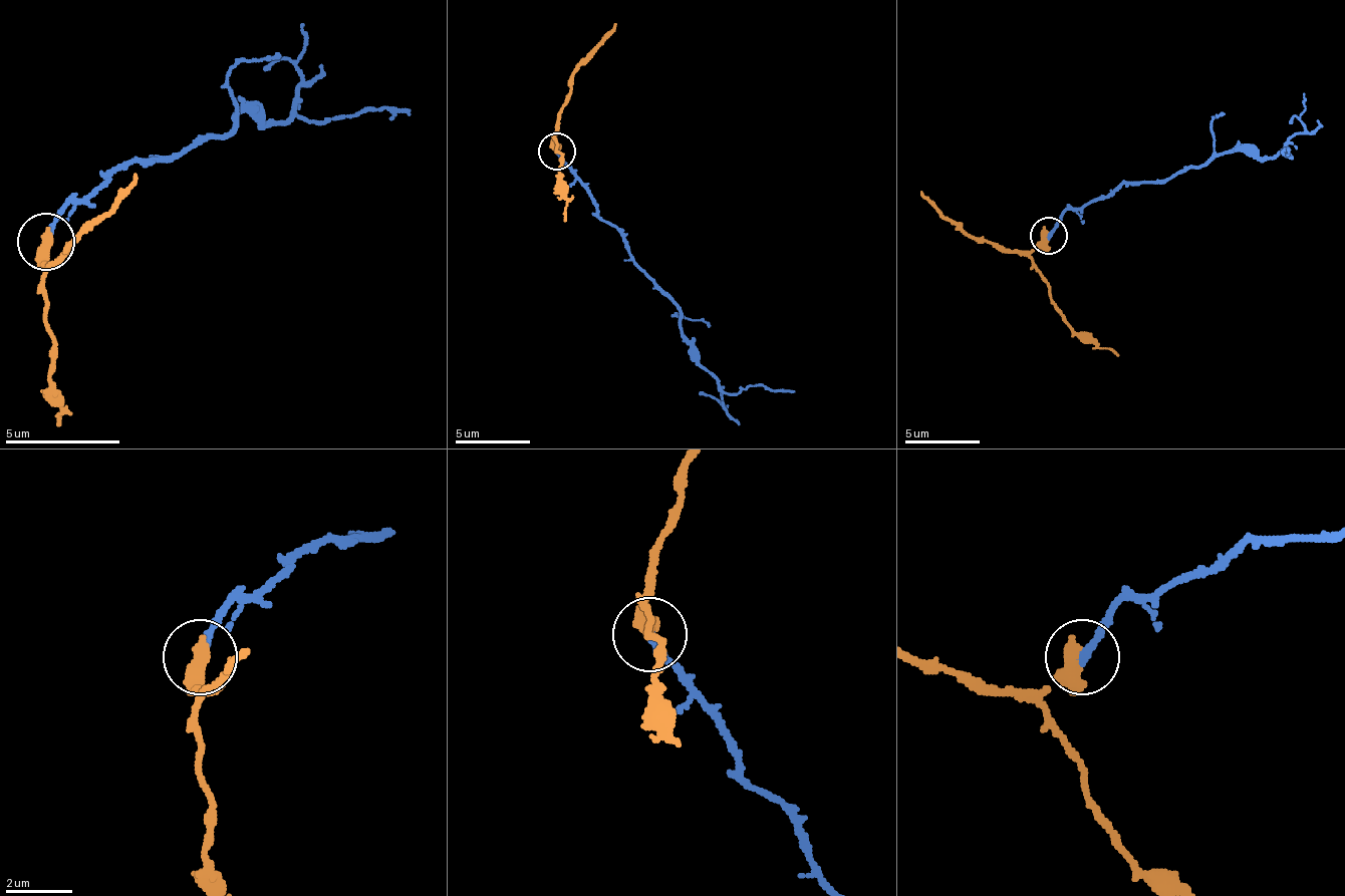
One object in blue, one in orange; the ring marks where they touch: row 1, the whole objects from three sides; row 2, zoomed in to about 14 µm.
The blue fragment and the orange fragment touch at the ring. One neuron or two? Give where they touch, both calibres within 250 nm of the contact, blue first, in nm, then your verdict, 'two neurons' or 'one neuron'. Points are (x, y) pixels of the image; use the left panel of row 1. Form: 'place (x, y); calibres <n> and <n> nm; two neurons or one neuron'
place (46, 242); calibres 280 and 600 nm; one neuron

